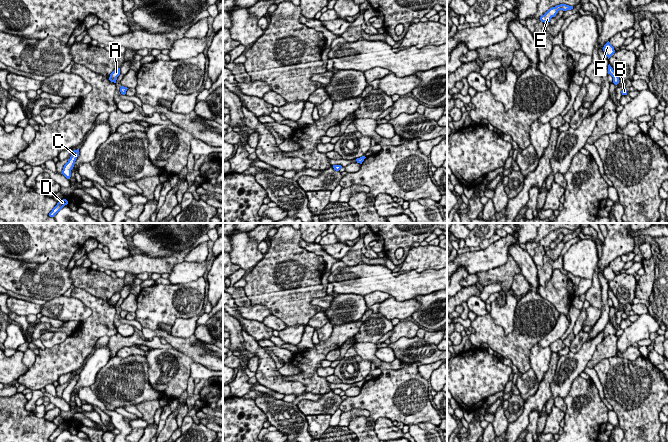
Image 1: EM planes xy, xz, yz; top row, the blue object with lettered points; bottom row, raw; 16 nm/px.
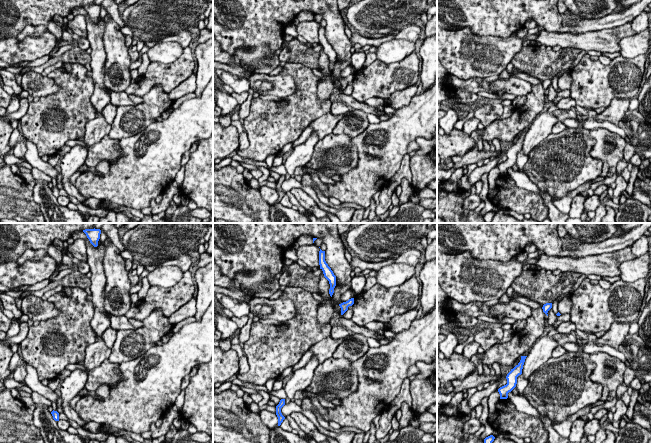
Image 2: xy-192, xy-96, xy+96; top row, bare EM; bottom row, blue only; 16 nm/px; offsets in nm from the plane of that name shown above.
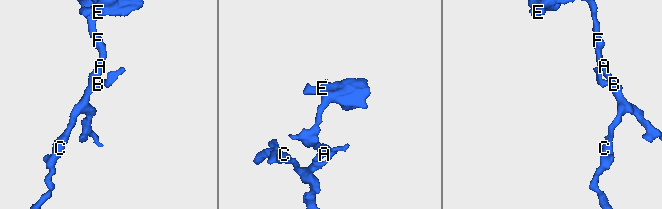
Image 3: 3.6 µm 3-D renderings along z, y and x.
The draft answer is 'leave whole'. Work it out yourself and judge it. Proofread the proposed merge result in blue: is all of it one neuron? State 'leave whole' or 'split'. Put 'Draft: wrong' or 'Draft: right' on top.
Draft: right
leave whole

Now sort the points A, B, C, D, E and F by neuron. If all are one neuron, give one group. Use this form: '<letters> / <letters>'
A B C D E F

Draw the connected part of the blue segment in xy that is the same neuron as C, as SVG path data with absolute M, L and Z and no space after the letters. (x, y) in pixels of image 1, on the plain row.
M79 373L74 374L71 378L71 381L68 383L68 386L64 389L62 397L67 403L71 401L71 394L74 391L75 385L79 380Z

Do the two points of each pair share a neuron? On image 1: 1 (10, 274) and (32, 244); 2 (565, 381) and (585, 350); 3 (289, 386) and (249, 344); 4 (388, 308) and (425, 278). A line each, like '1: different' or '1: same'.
1: different
2: same
3: same
4: different

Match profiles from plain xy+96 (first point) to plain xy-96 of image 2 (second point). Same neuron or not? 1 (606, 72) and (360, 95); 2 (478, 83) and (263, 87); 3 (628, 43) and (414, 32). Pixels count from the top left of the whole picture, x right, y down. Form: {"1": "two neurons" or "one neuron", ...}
{"1": "one neuron", "2": "two neurons", "3": "two neurons"}

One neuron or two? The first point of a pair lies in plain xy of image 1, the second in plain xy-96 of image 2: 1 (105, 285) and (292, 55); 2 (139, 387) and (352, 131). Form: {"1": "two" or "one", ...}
{"1": "one", "2": "two"}

